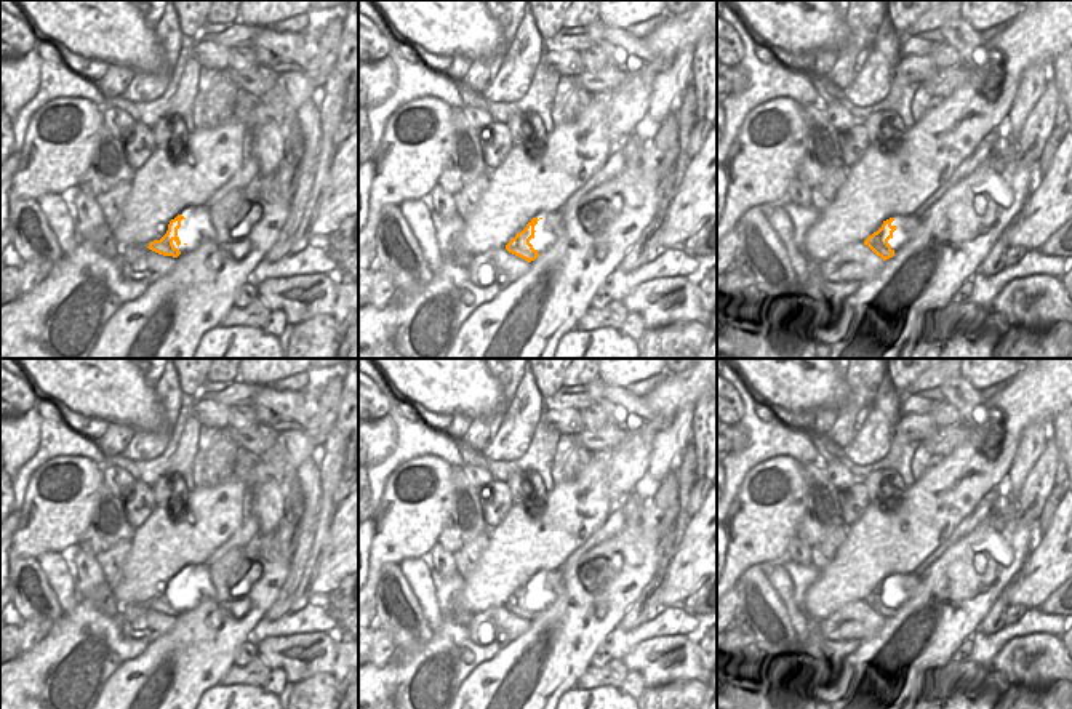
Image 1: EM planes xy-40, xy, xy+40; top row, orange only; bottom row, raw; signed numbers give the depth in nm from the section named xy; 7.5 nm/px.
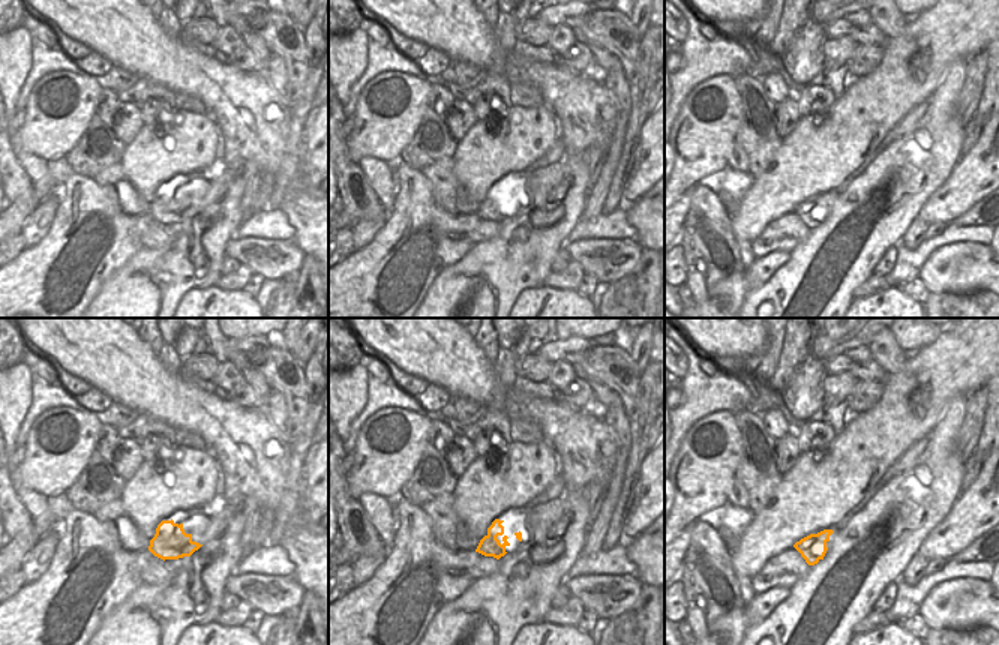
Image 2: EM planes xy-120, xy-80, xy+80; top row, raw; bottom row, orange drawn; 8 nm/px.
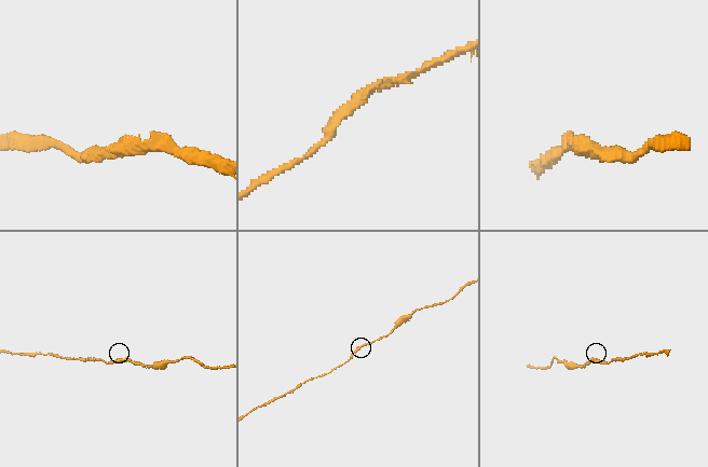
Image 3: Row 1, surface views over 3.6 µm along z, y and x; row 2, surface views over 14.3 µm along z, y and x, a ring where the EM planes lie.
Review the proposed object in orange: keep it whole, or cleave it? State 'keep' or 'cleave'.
keep

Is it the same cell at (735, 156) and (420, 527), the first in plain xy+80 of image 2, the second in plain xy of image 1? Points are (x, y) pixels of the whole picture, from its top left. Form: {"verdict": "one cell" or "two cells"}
{"verdict": "two cells"}

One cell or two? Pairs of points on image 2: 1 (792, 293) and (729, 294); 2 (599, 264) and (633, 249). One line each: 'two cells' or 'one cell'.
1: two cells
2: one cell

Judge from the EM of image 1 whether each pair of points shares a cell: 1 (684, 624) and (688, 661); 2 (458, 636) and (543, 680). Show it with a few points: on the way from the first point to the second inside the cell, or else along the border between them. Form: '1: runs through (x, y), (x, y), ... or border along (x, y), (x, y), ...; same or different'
1: border along (693, 634), (658, 634), (648, 640); different
2: border along (504, 645), (482, 661), (466, 679); different

